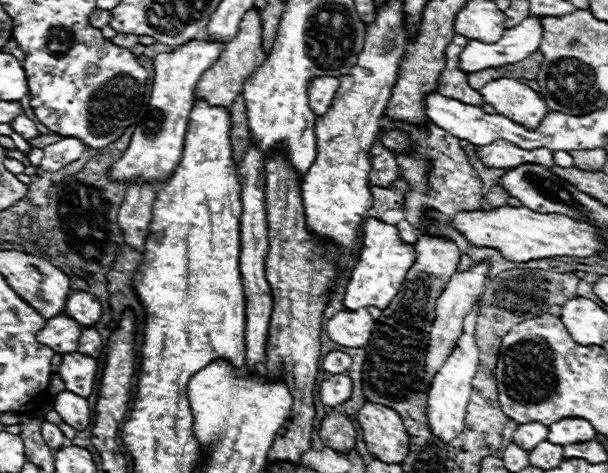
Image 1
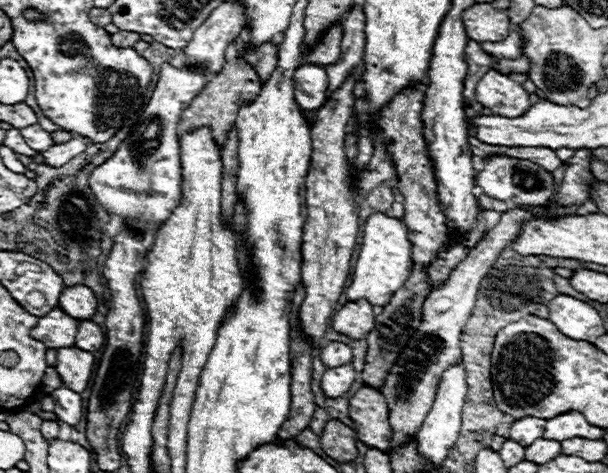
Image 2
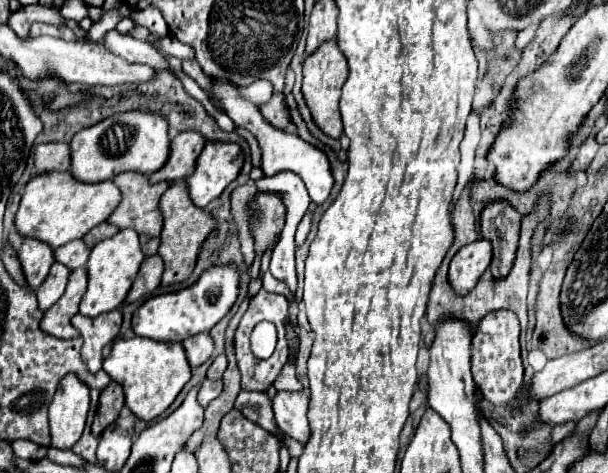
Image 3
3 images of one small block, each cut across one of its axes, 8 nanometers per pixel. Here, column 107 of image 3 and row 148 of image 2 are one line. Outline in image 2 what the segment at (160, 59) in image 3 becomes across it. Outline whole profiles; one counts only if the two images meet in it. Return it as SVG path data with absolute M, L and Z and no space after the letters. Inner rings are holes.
M38 124L34 126L26 126L20 130L20 134L24 136L24 140L36 150L36 152L44 152L46 148L50 148L54 142L50 138L50 134L46 130L42 130Z

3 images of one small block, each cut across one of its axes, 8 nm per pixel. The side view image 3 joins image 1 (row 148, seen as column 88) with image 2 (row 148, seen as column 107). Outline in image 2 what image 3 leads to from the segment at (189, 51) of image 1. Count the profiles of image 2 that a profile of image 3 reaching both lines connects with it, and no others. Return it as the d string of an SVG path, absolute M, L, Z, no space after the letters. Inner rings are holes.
M168 62L162 64L160 78L142 118L132 128L124 144L114 152L114 156L100 164L90 176L90 188L94 196L110 214L118 214L130 220L134 228L146 232L150 226L158 226L160 222L164 222L176 208L182 196L178 124L182 112L188 108L190 100L204 88L206 82L208 74L202 68L174 68Z

